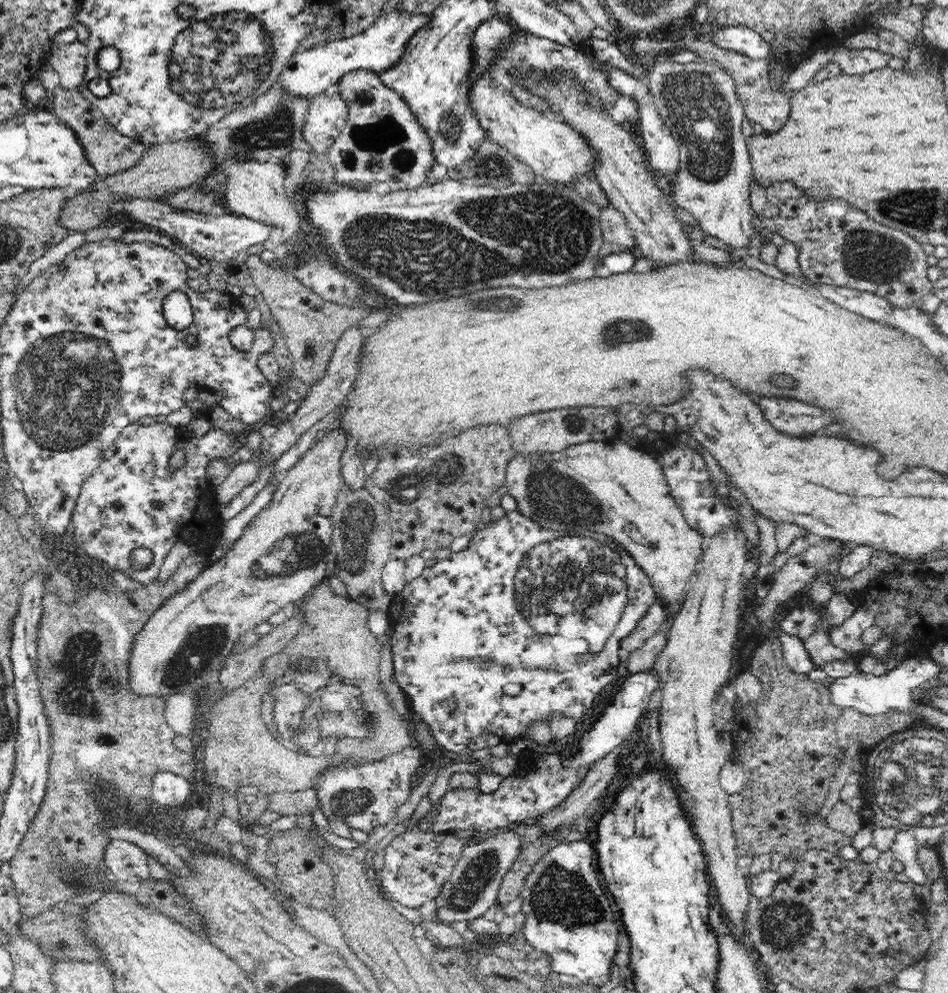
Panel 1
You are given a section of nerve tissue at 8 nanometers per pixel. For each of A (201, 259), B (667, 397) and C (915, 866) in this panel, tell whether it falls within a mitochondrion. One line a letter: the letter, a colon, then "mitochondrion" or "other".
A: other
B: other
C: other

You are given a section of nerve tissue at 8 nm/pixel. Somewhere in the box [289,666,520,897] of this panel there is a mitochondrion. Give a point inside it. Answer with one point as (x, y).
(352, 802)

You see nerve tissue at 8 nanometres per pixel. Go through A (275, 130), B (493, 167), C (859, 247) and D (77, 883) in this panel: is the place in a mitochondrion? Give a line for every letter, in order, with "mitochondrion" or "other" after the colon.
A: mitochondrion
B: mitochondrion
C: mitochondrion
D: other

